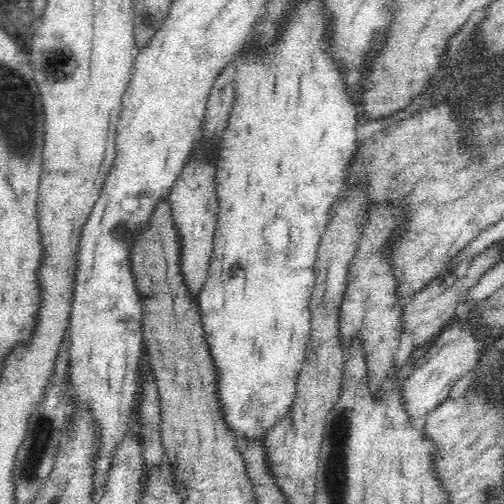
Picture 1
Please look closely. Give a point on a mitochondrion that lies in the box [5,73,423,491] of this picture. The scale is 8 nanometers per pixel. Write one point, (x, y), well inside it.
(38, 447)

